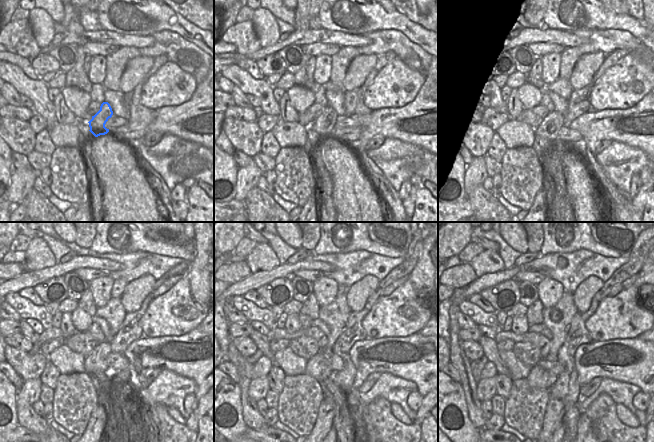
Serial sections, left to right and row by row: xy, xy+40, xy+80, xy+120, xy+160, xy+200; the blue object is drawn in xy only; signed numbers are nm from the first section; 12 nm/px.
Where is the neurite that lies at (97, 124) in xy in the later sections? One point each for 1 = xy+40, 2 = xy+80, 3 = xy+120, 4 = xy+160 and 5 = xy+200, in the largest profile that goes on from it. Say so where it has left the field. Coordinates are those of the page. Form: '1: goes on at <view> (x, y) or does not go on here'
1: goes on at xy+40 (324, 125)
2: goes on at xy+80 (553, 122)
3: goes on at xy+120 (99, 355)
4: goes on at xy+160 (315, 368)
5: goes on at xy+200 (540, 377)

